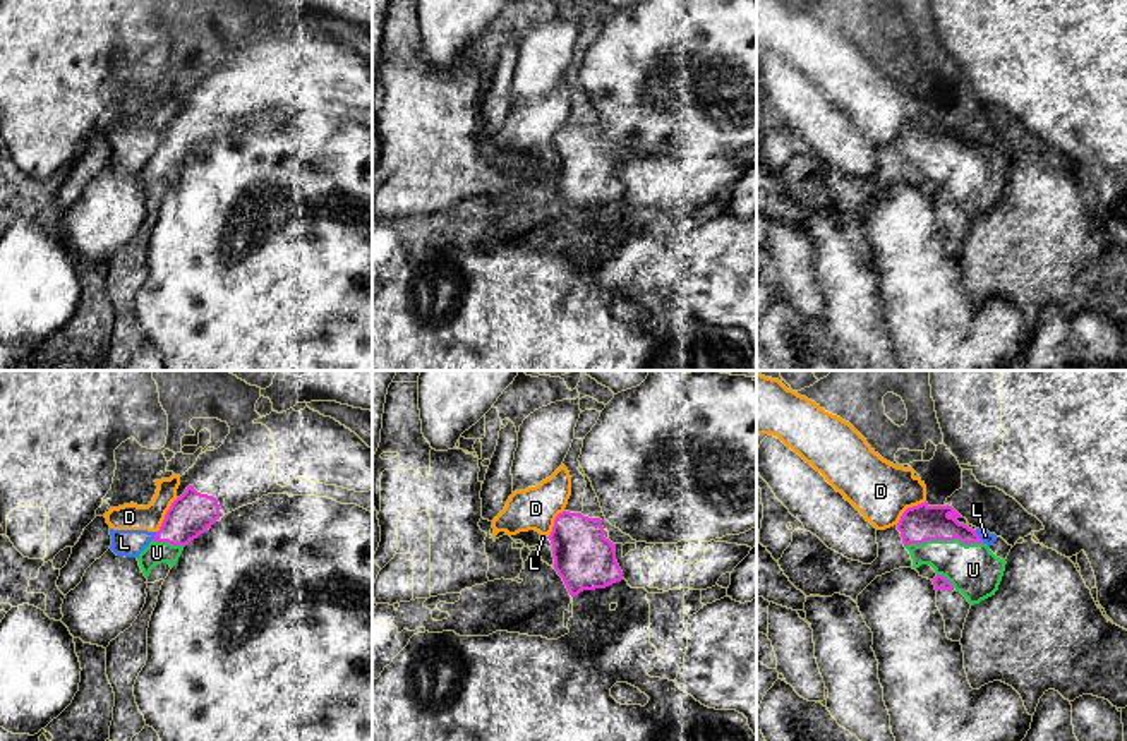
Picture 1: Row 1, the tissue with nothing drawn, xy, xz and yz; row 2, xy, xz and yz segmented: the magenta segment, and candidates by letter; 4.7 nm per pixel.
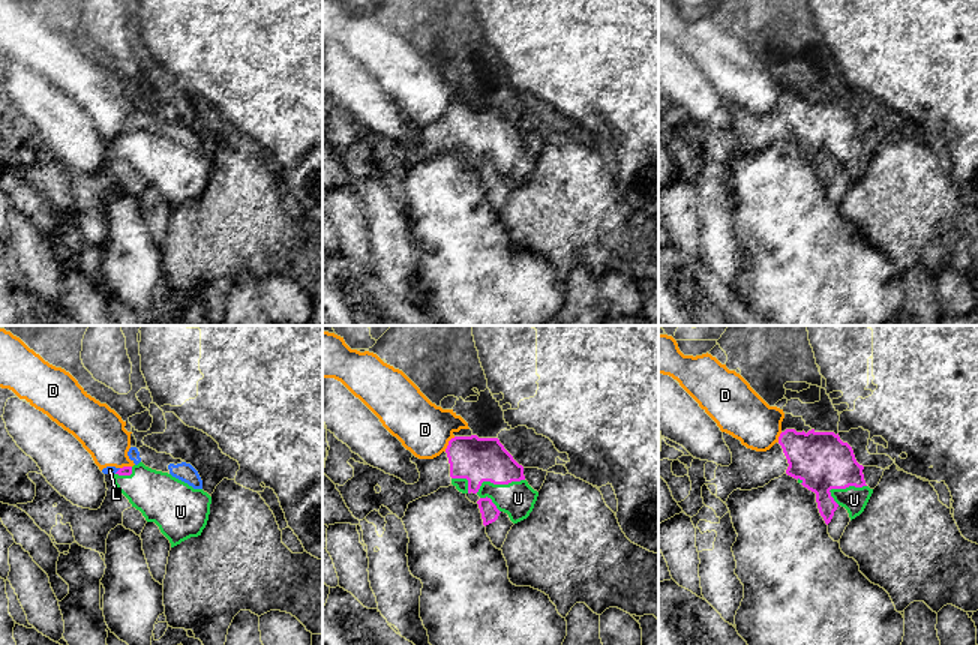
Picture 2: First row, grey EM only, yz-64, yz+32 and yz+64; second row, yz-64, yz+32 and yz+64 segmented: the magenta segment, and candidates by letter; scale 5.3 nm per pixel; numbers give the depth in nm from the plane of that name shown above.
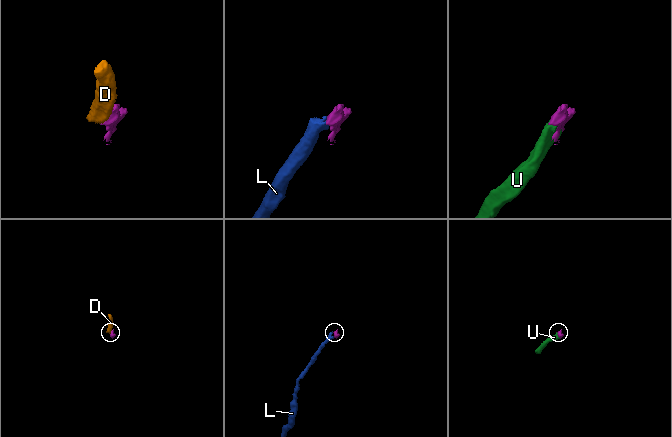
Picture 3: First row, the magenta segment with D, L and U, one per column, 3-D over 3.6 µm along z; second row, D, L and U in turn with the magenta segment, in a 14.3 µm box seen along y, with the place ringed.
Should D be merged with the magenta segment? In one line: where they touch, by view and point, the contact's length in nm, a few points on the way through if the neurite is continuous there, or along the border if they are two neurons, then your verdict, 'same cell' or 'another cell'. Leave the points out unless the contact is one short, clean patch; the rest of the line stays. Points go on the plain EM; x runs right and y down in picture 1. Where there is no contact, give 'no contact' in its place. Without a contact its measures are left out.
contact xy (165, 131); length 190 nm; border xy (177, 114), (156, 148); another cell

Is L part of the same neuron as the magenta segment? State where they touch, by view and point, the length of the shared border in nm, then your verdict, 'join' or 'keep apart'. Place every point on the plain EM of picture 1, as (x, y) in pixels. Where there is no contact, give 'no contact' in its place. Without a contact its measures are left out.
contact yz (978, 153); length 80 nm; keep apart

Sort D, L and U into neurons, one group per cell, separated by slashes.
D L / U

